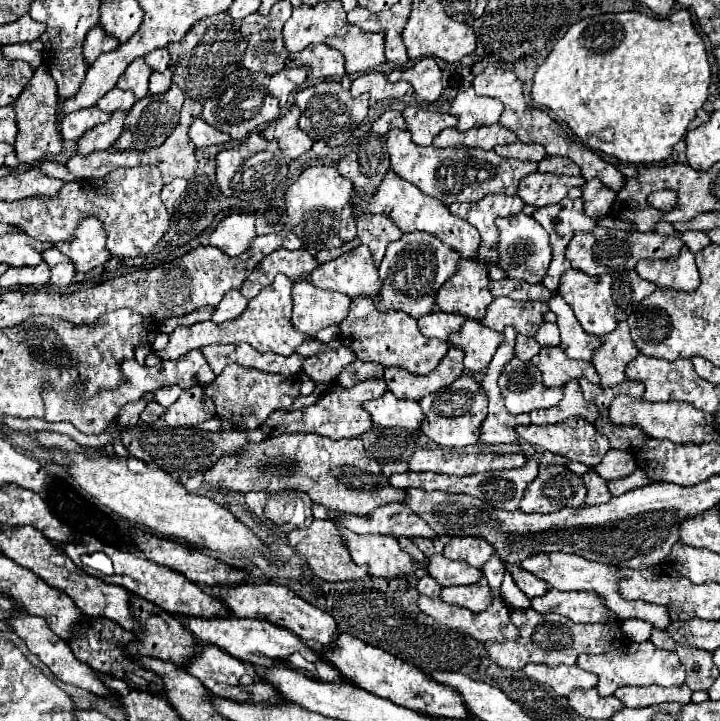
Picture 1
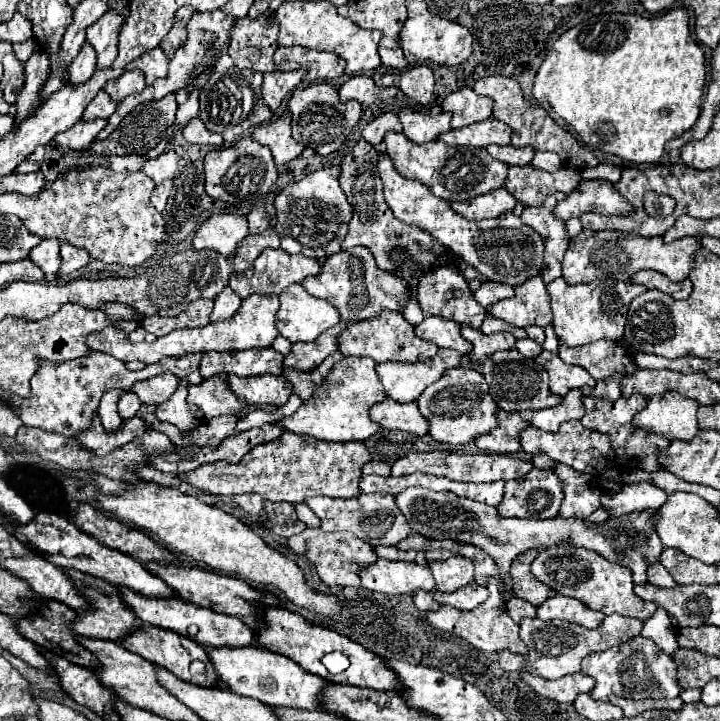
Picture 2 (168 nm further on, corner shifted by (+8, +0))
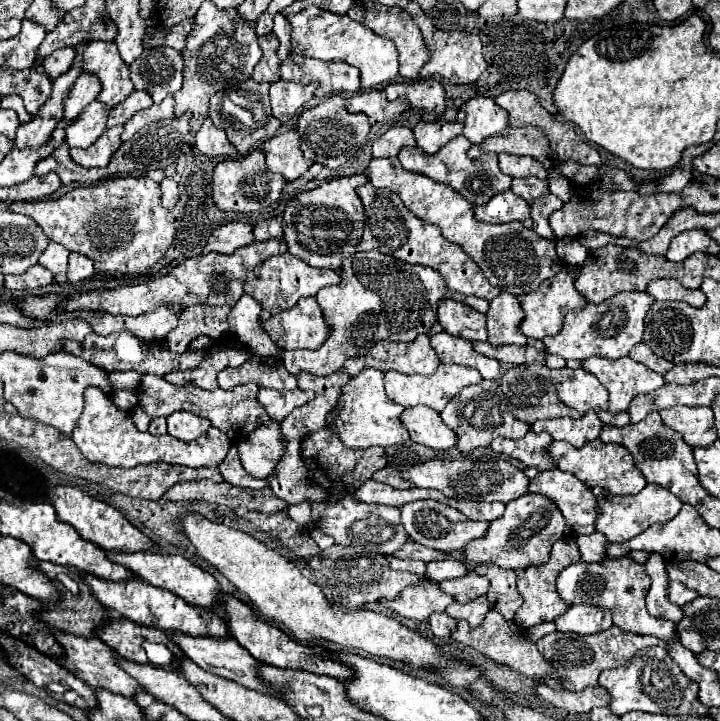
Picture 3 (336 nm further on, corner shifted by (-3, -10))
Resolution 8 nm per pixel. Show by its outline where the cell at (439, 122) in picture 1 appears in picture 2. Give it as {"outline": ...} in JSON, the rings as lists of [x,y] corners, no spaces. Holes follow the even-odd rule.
{"outline":[[[403,108],[399,112],[399,120],[403,124],[403,134],[415,142],[415,144],[425,144],[435,140],[439,134],[449,130],[449,122],[451,116],[447,112],[441,112],[437,116],[429,116],[429,114],[421,114],[415,112],[411,108]]]}

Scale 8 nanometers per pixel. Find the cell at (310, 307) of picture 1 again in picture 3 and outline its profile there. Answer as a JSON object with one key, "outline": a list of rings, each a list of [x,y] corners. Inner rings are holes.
{"outline":[[[300,298],[298,304],[264,322],[264,330],[284,350],[320,348],[330,336],[330,324],[316,298]]]}

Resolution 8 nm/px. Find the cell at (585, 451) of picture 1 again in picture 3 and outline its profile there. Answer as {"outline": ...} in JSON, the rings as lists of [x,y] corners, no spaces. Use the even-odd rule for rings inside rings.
{"outline":[[[554,440],[554,442],[548,446],[548,454],[550,454],[550,458],[552,458],[552,462],[554,462],[556,468],[574,474],[574,476],[576,476],[578,480],[582,480],[588,488],[600,486],[600,488],[610,490],[612,494],[628,496],[628,494],[640,492],[640,490],[646,486],[646,480],[644,480],[642,472],[634,466],[632,456],[630,456],[628,450],[624,450],[624,446],[620,446],[620,444],[604,444],[604,442],[600,442],[600,440],[590,440],[590,442],[586,442],[582,448],[574,448],[574,446],[568,444],[568,442],[556,442],[556,440]]]}

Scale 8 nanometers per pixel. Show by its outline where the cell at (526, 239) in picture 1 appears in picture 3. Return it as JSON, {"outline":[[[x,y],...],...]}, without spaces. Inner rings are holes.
{"outline":[[[398,158],[372,160],[370,162],[370,182],[374,186],[386,186],[400,196],[404,206],[422,222],[440,228],[442,236],[458,244],[484,272],[488,282],[502,292],[510,292],[518,298],[534,292],[544,280],[552,278],[562,270],[562,260],[556,256],[554,242],[540,238],[534,230],[522,226],[522,222],[510,224],[486,224],[474,220],[474,206],[460,198],[456,190],[442,182],[434,182],[428,176],[406,172]]]}

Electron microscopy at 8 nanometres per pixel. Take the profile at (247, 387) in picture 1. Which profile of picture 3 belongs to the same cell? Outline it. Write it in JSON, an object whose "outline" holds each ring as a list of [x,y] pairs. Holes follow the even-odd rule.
{"outline":[[[268,388],[258,390],[258,402],[264,406],[270,420],[276,420],[276,422],[284,420],[294,408],[304,406],[310,400],[312,400],[312,394],[300,388],[292,392],[278,392],[278,390],[268,390]]]}

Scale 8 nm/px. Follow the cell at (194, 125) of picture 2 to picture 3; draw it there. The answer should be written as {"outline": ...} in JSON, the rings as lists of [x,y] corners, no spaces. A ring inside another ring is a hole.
{"outline":[[[206,118],[202,128],[196,132],[196,148],[206,156],[234,156],[236,148],[230,146],[224,130],[212,126],[212,120]]]}

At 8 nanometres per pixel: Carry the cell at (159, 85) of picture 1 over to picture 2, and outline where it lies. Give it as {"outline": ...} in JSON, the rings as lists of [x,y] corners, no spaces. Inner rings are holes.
{"outline":[[[195,10],[191,20],[187,22],[187,40],[183,42],[183,48],[177,50],[175,56],[171,58],[171,62],[169,62],[169,76],[161,78],[161,80],[157,80],[153,84],[155,98],[159,100],[159,98],[165,98],[171,92],[185,90],[187,84],[191,80],[195,80],[195,68],[199,64],[207,64],[207,56],[205,56],[207,50],[213,50],[213,66],[215,66],[215,62],[219,60],[223,48],[229,46],[229,32],[231,32],[233,24],[235,24],[235,18],[227,16],[221,10],[215,10],[215,12],[199,12],[199,10]]]}

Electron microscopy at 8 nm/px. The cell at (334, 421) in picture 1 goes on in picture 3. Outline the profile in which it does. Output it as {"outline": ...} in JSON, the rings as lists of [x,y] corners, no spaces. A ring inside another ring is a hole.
{"outline":[[[366,368],[358,376],[352,376],[340,392],[340,400],[334,410],[326,416],[326,426],[346,444],[348,448],[372,448],[372,446],[396,446],[408,440],[408,432],[400,422],[404,408],[394,404],[384,392],[384,372]]]}

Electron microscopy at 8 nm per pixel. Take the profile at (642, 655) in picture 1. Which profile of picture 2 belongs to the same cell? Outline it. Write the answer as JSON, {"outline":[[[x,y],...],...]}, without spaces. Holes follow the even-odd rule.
{"outline":[[[635,636],[633,640],[627,640],[619,648],[609,648],[599,654],[589,654],[583,664],[581,672],[595,678],[595,688],[591,696],[595,700],[607,700],[607,696],[623,696],[633,700],[645,700],[645,698],[677,698],[681,692],[681,686],[677,684],[677,666],[671,656],[661,652],[653,640],[645,636]]]}

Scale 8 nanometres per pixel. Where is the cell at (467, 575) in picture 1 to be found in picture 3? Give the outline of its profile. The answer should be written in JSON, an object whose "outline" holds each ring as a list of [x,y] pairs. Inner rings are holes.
{"outline":[[[468,572],[462,578],[440,582],[440,588],[444,592],[448,592],[450,596],[454,596],[456,602],[460,602],[460,604],[466,604],[466,602],[486,594],[488,586],[490,586],[490,580],[486,576],[476,574],[476,572]]]}

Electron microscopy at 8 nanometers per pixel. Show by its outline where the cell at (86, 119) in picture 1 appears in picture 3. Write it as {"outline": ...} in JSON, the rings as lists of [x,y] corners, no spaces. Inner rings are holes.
{"outline":[[[122,126],[106,128],[104,134],[88,148],[70,148],[70,156],[74,162],[78,162],[84,168],[96,168],[96,166],[106,166],[108,158],[114,154],[114,150],[122,144],[120,140]]]}

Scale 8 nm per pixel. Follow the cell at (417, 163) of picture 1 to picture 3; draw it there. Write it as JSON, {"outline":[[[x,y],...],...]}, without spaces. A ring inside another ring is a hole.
{"outline":[[[456,136],[456,138],[452,138],[444,148],[440,148],[440,150],[438,150],[436,154],[432,154],[432,156],[428,156],[428,154],[426,154],[422,148],[418,148],[418,146],[414,146],[414,148],[402,148],[402,150],[398,152],[398,160],[400,160],[402,168],[408,170],[408,172],[428,176],[428,178],[432,178],[432,180],[436,180],[436,182],[446,182],[448,186],[452,186],[462,198],[466,198],[466,200],[472,202],[474,206],[486,204],[494,194],[500,194],[500,192],[510,190],[512,178],[498,168],[498,158],[496,158],[496,154],[484,154],[484,156],[480,156],[478,160],[472,160],[472,158],[468,158],[468,154],[466,154],[468,148],[470,148],[468,138]]]}

